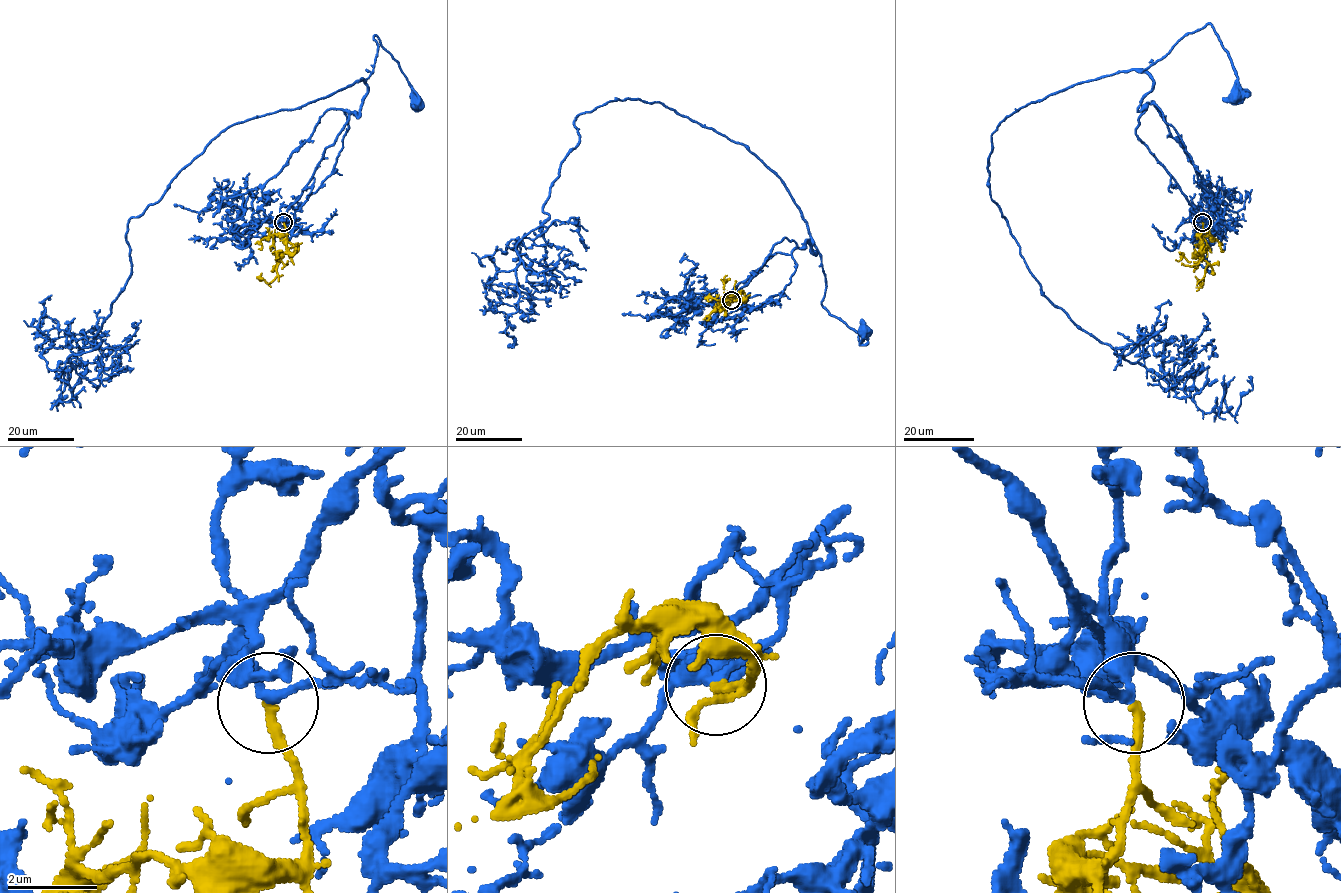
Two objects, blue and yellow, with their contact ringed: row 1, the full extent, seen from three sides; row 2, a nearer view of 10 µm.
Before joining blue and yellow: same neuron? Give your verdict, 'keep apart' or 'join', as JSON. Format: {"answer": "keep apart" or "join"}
{"answer": "join"}

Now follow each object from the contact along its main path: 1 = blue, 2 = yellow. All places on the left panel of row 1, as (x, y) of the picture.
1: (283, 222), (323, 152), (350, 115), (359, 116), (364, 81), (374, 70), (374, 36), (398, 63), (417, 106)
2: (283, 222), (287, 250), (279, 261), (277, 276), (267, 283), (260, 276), (262, 273)

